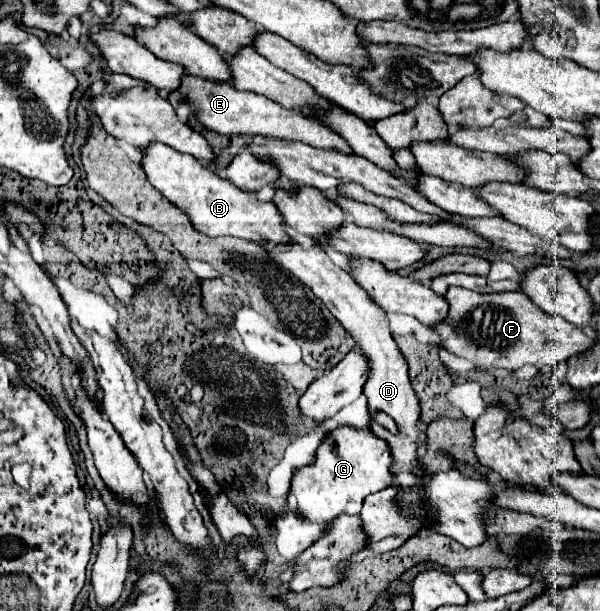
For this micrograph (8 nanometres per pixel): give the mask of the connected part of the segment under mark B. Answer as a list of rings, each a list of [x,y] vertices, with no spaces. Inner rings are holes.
[[[154,144],[152,148],[144,150],[142,168],[148,174],[148,182],[176,208],[180,208],[190,218],[190,224],[206,236],[234,236],[264,246],[294,242],[284,232],[282,214],[272,200],[262,202],[258,200],[256,192],[244,192],[236,188],[232,182],[220,178],[210,168],[204,168],[204,164],[188,154],[180,154],[166,144]]]

